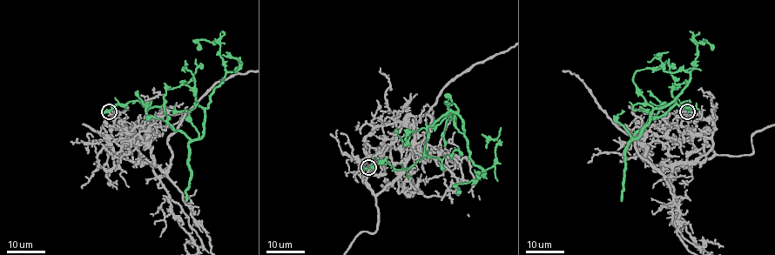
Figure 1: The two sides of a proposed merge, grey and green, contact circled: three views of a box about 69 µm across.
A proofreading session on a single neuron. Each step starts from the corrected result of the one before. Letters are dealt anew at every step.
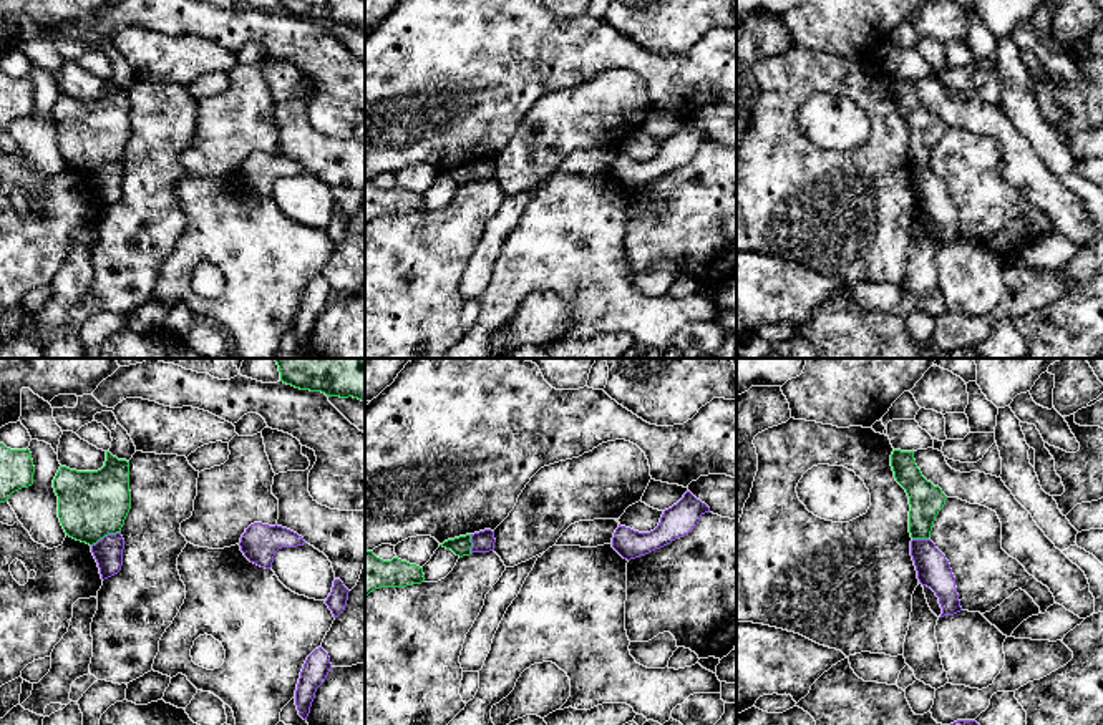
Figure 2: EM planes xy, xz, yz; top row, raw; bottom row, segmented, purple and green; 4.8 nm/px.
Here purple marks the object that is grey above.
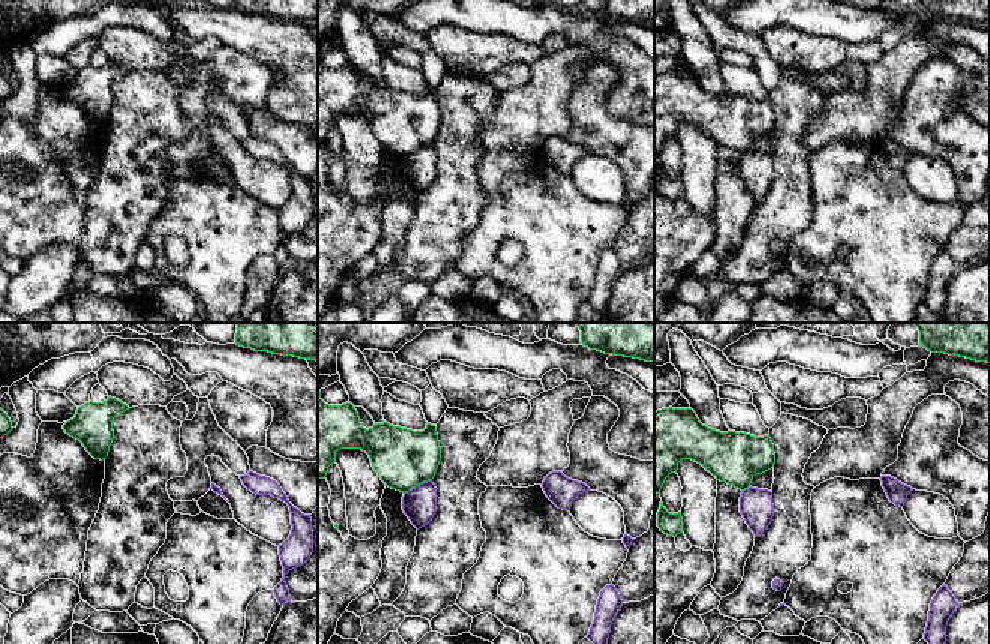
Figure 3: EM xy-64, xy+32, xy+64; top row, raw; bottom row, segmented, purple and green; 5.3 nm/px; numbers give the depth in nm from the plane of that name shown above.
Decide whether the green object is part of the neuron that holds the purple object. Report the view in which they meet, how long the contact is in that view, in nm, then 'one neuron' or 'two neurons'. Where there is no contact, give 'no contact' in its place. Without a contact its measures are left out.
xy | 160 nm | two neurons

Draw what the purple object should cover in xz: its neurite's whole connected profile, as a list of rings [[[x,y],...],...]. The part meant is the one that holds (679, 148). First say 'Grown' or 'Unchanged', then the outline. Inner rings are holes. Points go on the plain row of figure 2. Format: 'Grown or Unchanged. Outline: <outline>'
Unchanged. Outline: [[[687,119],[677,133],[663,139],[658,154],[650,161],[619,153],[612,176],[627,189],[645,184],[692,161],[705,141],[710,141],[710,136]]]

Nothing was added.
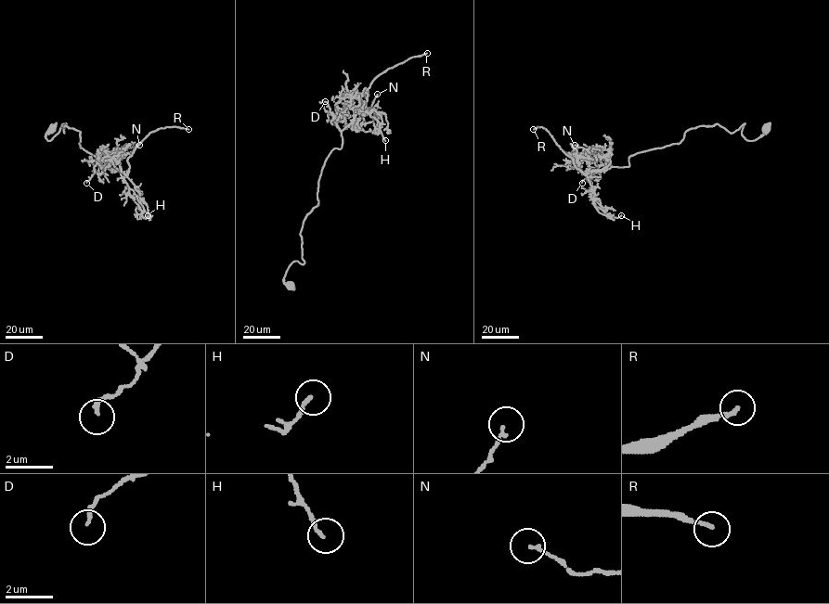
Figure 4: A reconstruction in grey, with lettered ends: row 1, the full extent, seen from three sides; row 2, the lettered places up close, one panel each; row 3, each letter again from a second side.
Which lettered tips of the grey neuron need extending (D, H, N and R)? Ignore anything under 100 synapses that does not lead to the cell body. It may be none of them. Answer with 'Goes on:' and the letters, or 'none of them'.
Goes on: R

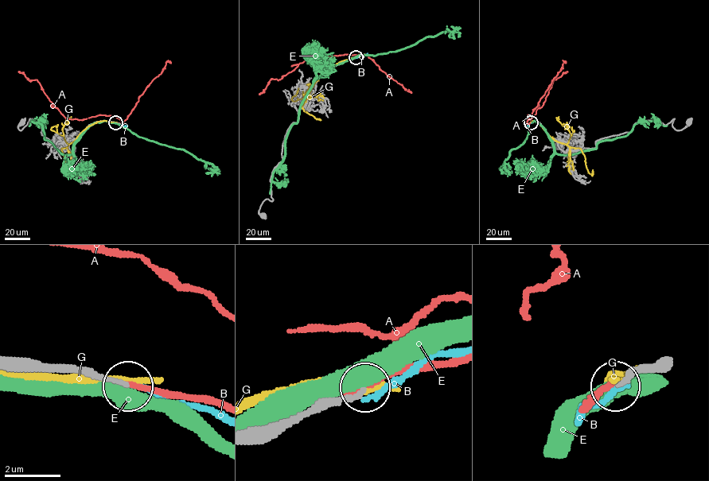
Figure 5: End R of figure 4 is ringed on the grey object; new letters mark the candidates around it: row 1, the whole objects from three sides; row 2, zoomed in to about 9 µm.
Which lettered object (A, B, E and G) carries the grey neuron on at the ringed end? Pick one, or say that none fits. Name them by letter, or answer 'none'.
none

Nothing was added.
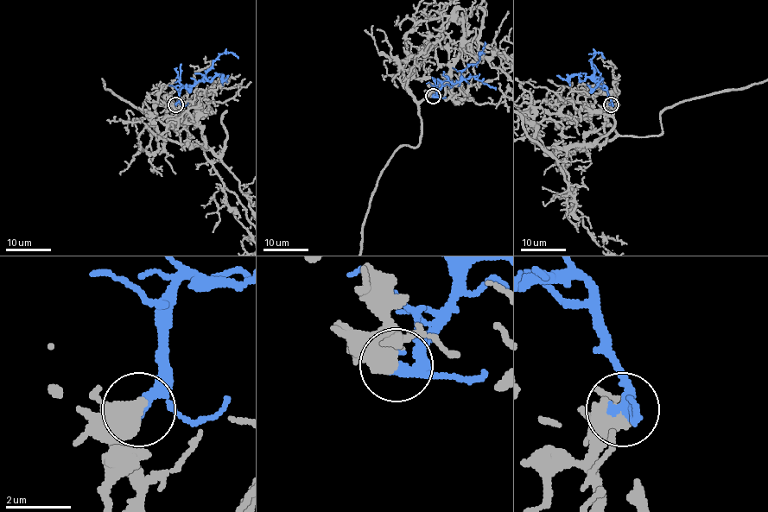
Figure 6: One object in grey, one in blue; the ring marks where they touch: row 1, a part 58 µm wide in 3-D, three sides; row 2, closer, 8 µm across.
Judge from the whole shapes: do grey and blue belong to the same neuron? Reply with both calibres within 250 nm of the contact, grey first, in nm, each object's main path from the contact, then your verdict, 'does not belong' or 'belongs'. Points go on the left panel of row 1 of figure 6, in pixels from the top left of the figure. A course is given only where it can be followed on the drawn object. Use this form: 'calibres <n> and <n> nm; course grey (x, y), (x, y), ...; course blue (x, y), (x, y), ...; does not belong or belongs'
calibres 500 and 240 nm; course blue (175, 104), (178, 90), (181, 86), (193, 86), (203, 77), (211, 80), (220, 73), (225, 79), (227, 75); belongs

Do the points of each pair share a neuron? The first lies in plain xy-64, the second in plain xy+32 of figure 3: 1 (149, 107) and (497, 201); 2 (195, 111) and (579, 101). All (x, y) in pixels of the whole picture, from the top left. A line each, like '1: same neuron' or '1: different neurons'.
1: different neurons
2: different neurons

